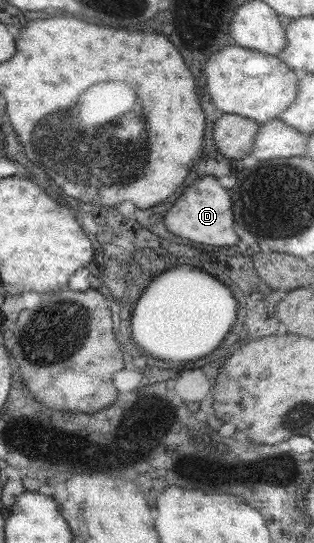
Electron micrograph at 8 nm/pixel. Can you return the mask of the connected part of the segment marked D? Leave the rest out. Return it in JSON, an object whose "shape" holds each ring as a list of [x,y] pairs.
{"shape":[[[212,175],[196,179],[186,192],[178,197],[176,204],[168,210],[164,218],[164,226],[168,232],[200,242],[200,244],[216,244],[216,246],[234,246],[238,242],[238,236],[232,230],[235,220],[232,212],[230,192],[218,186],[218,182]]]}

